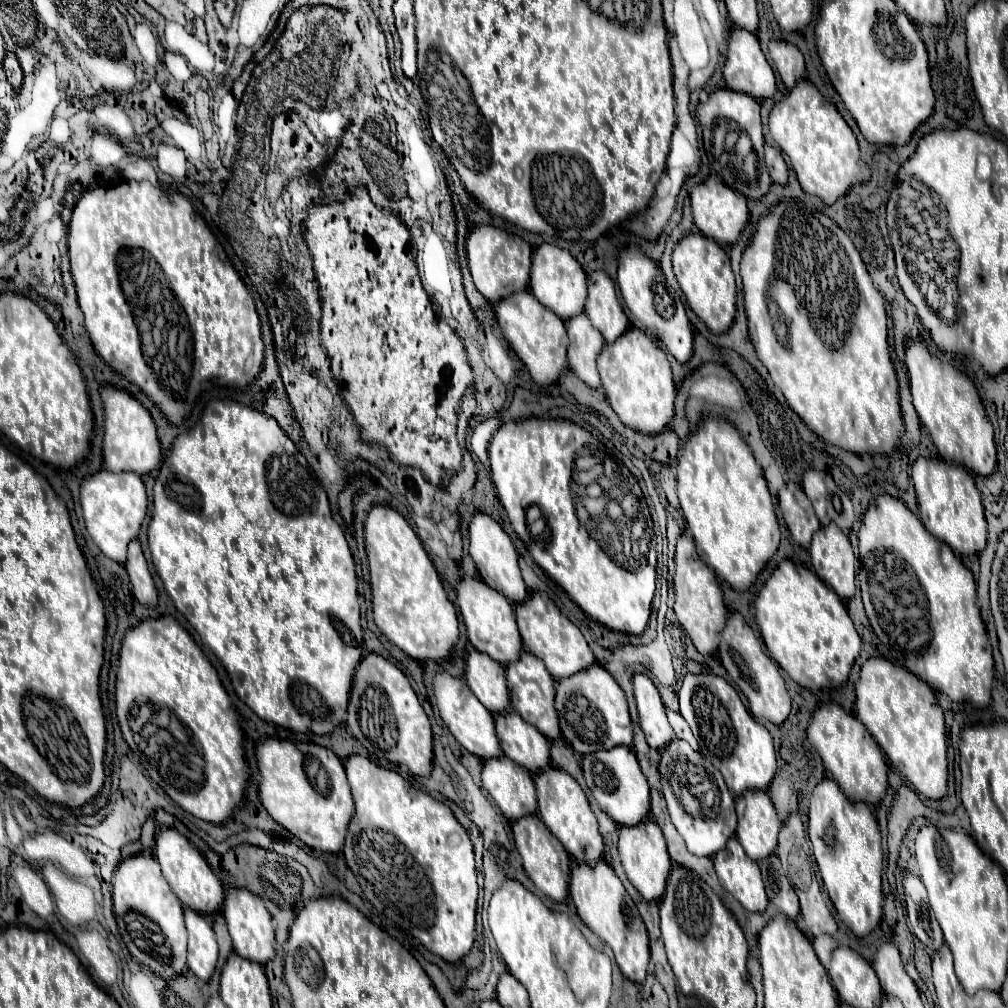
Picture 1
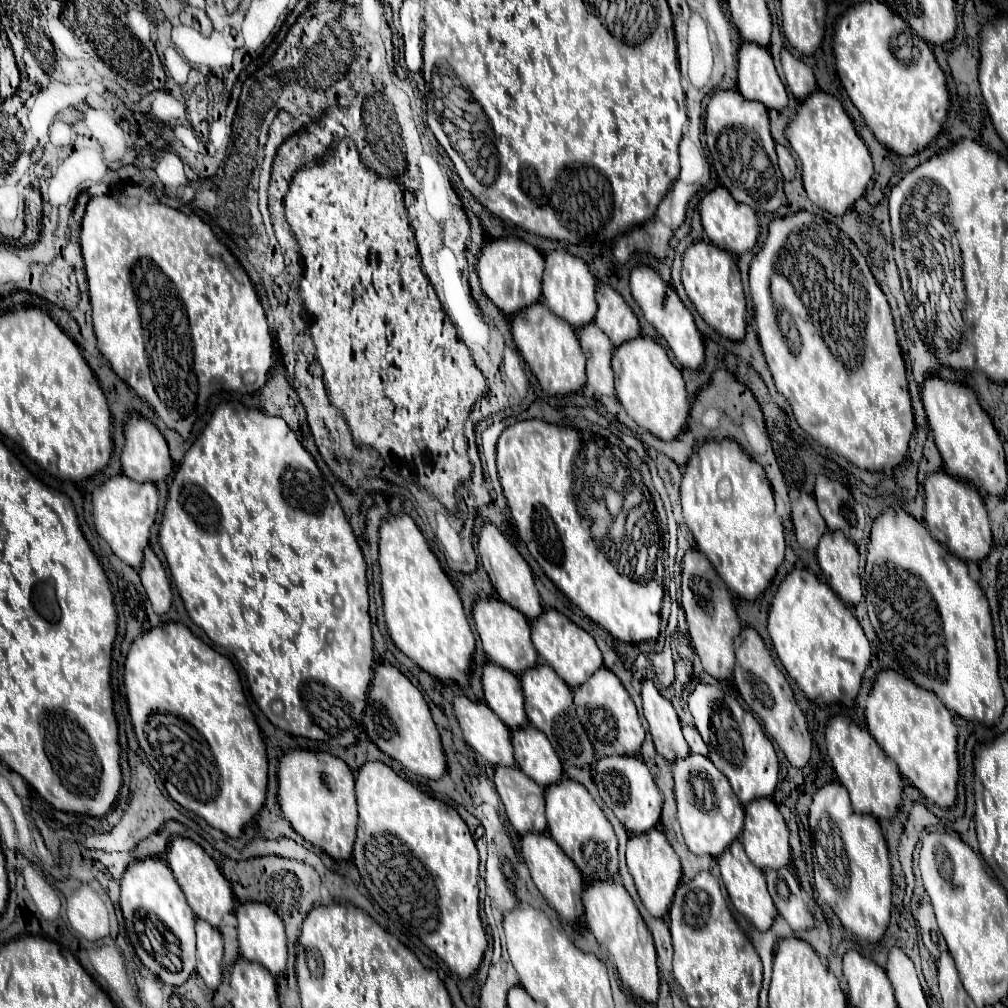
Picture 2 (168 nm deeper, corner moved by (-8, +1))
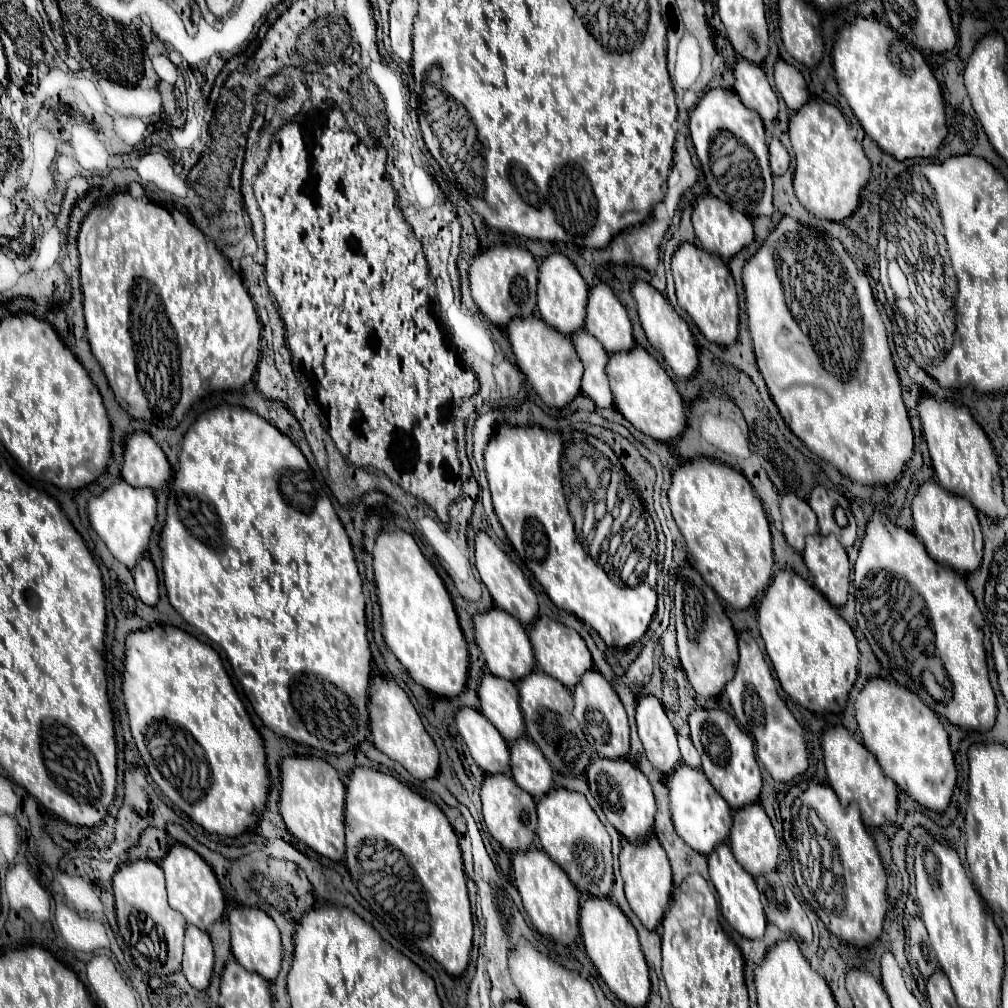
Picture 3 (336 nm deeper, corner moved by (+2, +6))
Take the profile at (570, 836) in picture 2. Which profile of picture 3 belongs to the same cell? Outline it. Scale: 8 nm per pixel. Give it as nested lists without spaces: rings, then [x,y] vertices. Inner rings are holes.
[[[551,788],[537,802],[537,834],[541,840],[541,848],[557,862],[571,882],[591,896],[607,896],[613,886],[613,858],[611,858],[611,838],[589,806],[587,798],[579,792],[571,792],[565,788]]]

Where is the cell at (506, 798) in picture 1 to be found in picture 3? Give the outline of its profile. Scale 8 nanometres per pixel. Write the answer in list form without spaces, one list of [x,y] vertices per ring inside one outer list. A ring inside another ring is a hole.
[[[489,774],[485,776],[481,788],[481,802],[483,802],[483,818],[489,834],[509,852],[527,850],[535,844],[535,828],[537,828],[537,814],[535,814],[535,800],[529,792],[517,786],[517,782],[507,774]]]

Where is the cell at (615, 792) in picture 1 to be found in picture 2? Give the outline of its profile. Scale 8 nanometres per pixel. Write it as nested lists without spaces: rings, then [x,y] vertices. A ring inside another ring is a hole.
[[[625,755],[603,757],[593,767],[593,779],[599,787],[601,799],[629,833],[645,833],[659,823],[663,795],[659,793],[659,787],[655,785],[651,771],[639,757],[625,757]]]

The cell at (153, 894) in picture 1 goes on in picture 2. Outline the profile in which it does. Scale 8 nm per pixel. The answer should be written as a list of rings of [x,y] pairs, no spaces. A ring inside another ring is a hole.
[[[157,857],[133,861],[121,879],[121,911],[141,963],[167,985],[183,985],[195,971],[195,915],[171,869]]]

